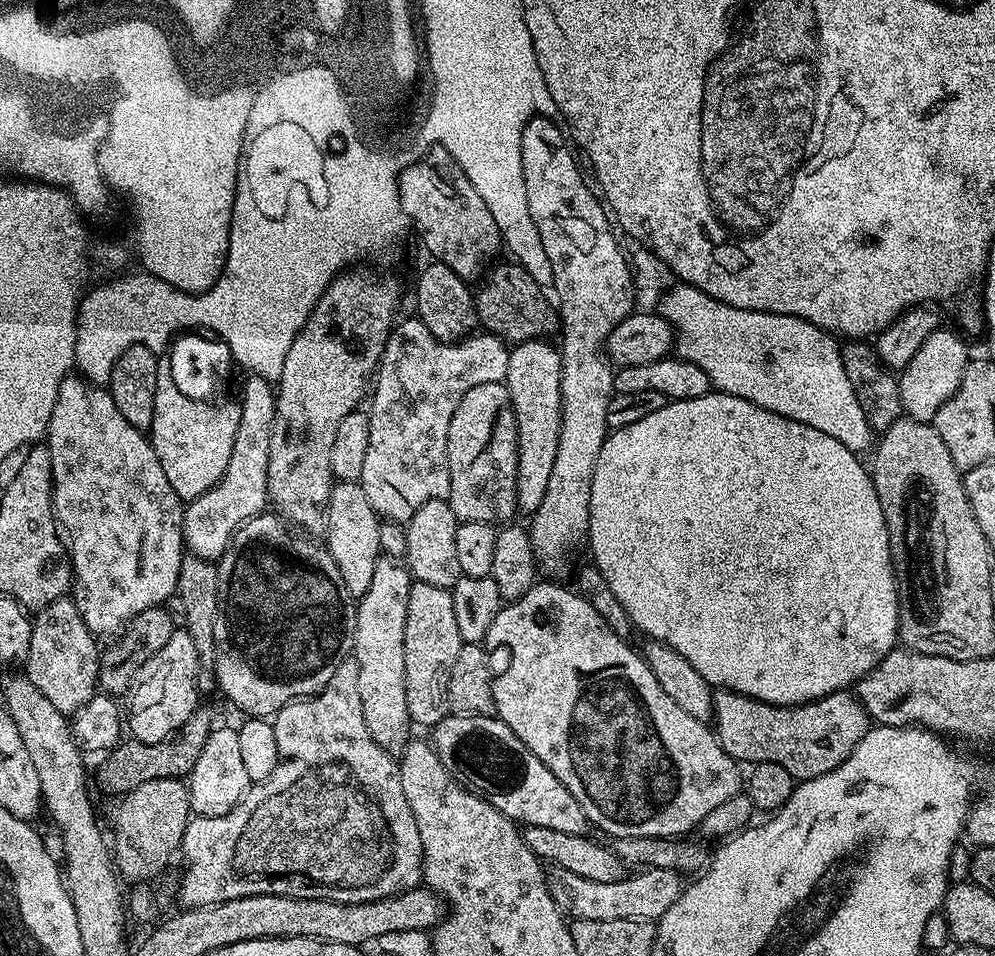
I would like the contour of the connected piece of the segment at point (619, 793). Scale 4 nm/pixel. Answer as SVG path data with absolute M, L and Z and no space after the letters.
M537 582L530 590L526 590L526 594L522 594L516 600L507 601L501 607L498 618L494 618L494 622L490 625L488 640L491 643L505 644L509 654L512 655L504 668L504 673L501 676L499 673L492 681L496 703L495 715L506 726L510 726L514 734L518 734L520 741L547 766L550 774L554 774L554 778L558 778L558 782L562 782L562 786L566 786L566 790L574 794L578 806L582 806L582 810L588 816L589 825L596 827L597 824L602 831L609 832L612 838L626 836L680 838L683 837L680 836L683 832L688 832L699 824L701 827L707 821L708 815L718 810L722 802L726 802L726 798L741 791L741 765L730 754L726 754L726 750L716 738L715 731L705 721L690 718L690 714L686 714L686 710L682 710L682 706L678 706L678 702L674 702L674 698L670 698L666 690L658 686L658 678L654 678L654 674L648 669L643 655L637 649L635 652L629 641L620 640L618 635L614 634L614 630L610 630L602 614L598 614L598 611L591 606L590 600L572 588L571 590L563 588L560 582L548 583L552 584Z

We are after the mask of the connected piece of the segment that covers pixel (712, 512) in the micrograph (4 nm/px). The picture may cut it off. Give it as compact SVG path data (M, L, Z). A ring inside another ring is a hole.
M710 390L705 396L699 396L693 400L668 400L662 406L662 410L654 410L654 414L641 418L639 422L633 422L631 426L609 431L604 440L602 450L598 450L598 462L594 466L594 478L590 486L590 518L588 519L588 534L586 544L592 547L591 563L601 572L602 577L610 584L610 589L618 598L618 602L625 608L626 614L632 621L633 629L645 632L648 640L657 640L682 654L702 678L711 684L713 689L740 692L743 696L749 696L755 700L761 700L767 704L793 707L798 704L809 704L811 700L821 700L831 692L843 692L851 689L867 672L874 670L886 654L898 644L898 629L900 626L900 599L896 593L896 574L892 570L892 551L888 541L888 527L886 518L882 514L882 506L878 502L876 487L872 481L869 469L860 465L861 457L852 452L838 438L830 438L830 434L822 434L822 430L814 430L814 426L806 426L802 422L794 422L782 414L774 414L770 410L762 410L762 406L754 406L754 402L746 402L746 398L731 396L725 392Z

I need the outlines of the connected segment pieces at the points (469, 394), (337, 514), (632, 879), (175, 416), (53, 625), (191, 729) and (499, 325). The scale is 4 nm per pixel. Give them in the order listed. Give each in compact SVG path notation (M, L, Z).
M479 384L462 394L462 402L458 402L458 410L450 418L446 454L450 470L447 502L459 523L486 522L500 526L517 515L516 419L507 384Z
M341 480L333 483L326 505L326 529L328 528L326 547L334 558L338 574L342 574L346 590L353 598L366 594L370 578L374 576L374 566L382 554L378 542L381 523L381 517L377 516L374 506L370 506L366 490L362 490L359 482Z
M553 867L547 873L546 879L554 902L559 906L565 917L572 920L594 918L598 922L614 922L615 920L659 921L660 916L666 914L666 910L670 910L670 906L674 906L674 902L678 902L682 891L681 873L669 868L648 868L637 872L640 872L637 876L628 874L618 882L590 882L590 878L578 878L578 874L570 874L570 870Z
M158 359L158 382L154 390L154 418L150 439L158 462L166 473L166 482L179 494L181 501L197 500L222 478L226 462L234 450L234 434L238 430L240 405L214 404L182 394L171 380L167 359Z
M68 598L55 600L35 613L30 634L30 654L23 661L23 671L57 710L75 714L98 692L101 649L96 648L96 644L97 637L82 622L82 614L78 614L75 603Z
M197 707L196 713L179 730L162 738L162 742L147 744L128 738L116 744L96 768L95 787L97 784L104 792L123 794L142 786L142 782L154 782L154 778L187 777L188 773L194 770L194 762L198 762L198 754L202 754L202 746L206 746L206 738L210 738L214 727L212 712L204 707Z
M515 262L507 263L497 263L497 268L492 273L487 273L489 276L484 288L475 289L477 321L481 325L484 324L483 327L493 336L499 336L501 340L513 345L547 337L547 332L555 333L558 328L558 316L550 300L548 305L548 300L544 297L545 289L538 282L534 282L530 274L526 274L523 266Z

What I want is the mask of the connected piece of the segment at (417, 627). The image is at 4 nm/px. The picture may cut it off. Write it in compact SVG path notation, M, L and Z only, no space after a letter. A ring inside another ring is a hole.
M415 581L406 602L406 710L410 710L413 725L420 724L425 730L435 728L442 718L450 714L448 706L448 683L450 666L458 658L461 646L458 622L454 619L454 598L449 589L430 586L430 582Z

